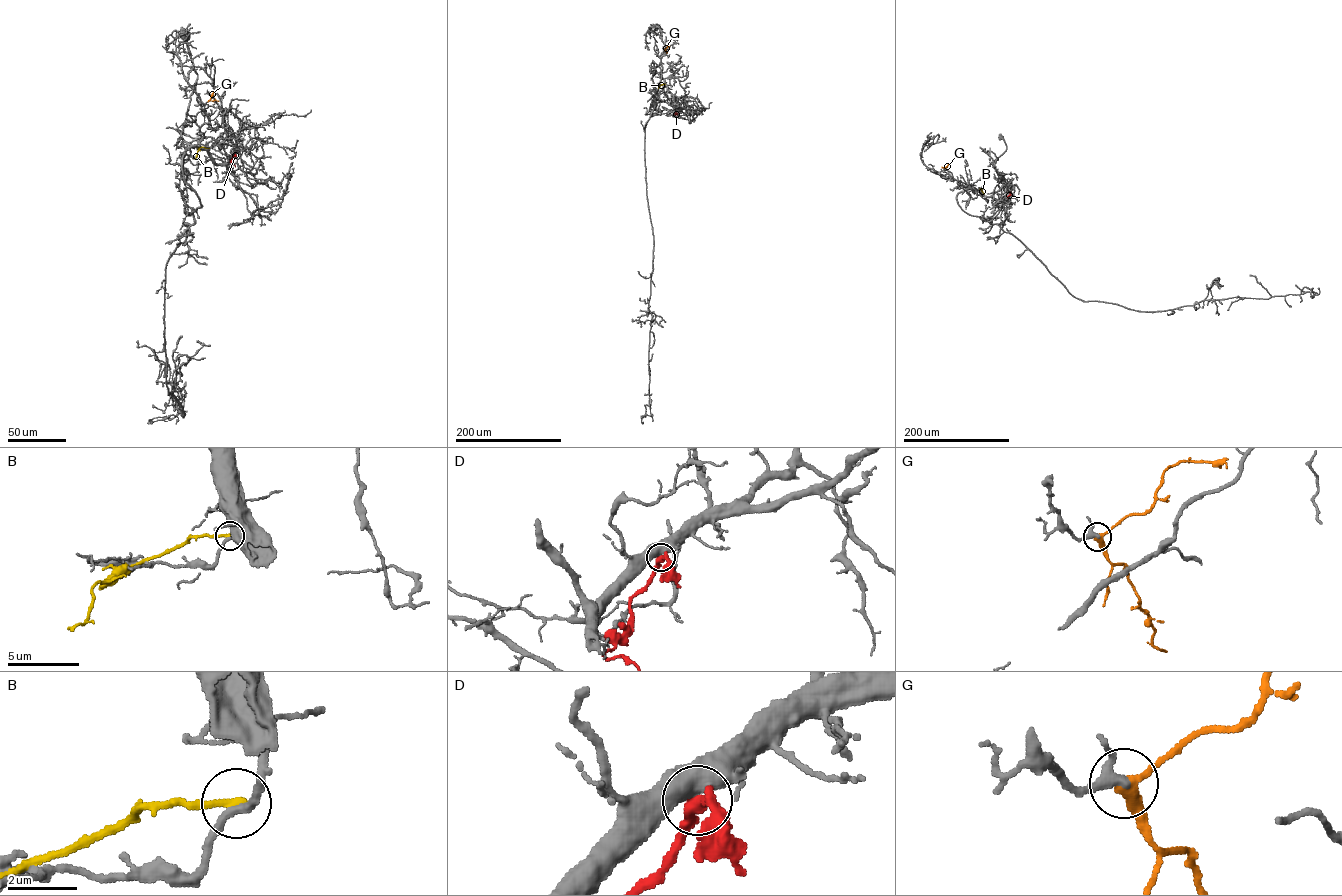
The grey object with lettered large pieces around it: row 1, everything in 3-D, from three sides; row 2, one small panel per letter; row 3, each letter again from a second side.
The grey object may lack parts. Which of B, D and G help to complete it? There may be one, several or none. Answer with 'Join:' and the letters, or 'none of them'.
Join: G

